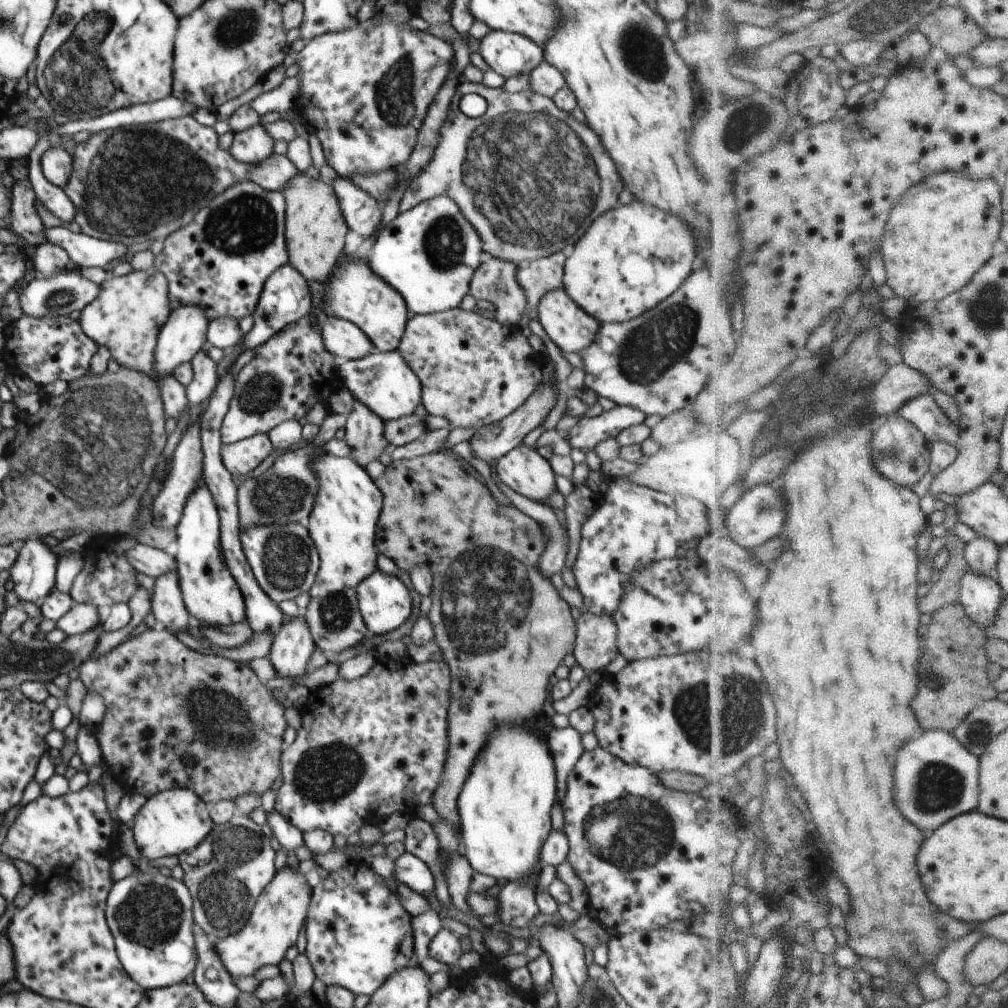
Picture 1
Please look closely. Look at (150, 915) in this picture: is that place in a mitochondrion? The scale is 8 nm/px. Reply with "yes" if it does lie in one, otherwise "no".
yes

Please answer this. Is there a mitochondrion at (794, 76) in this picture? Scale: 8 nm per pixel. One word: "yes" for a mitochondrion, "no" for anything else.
no

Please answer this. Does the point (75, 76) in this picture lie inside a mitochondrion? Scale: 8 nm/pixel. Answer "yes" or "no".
yes

